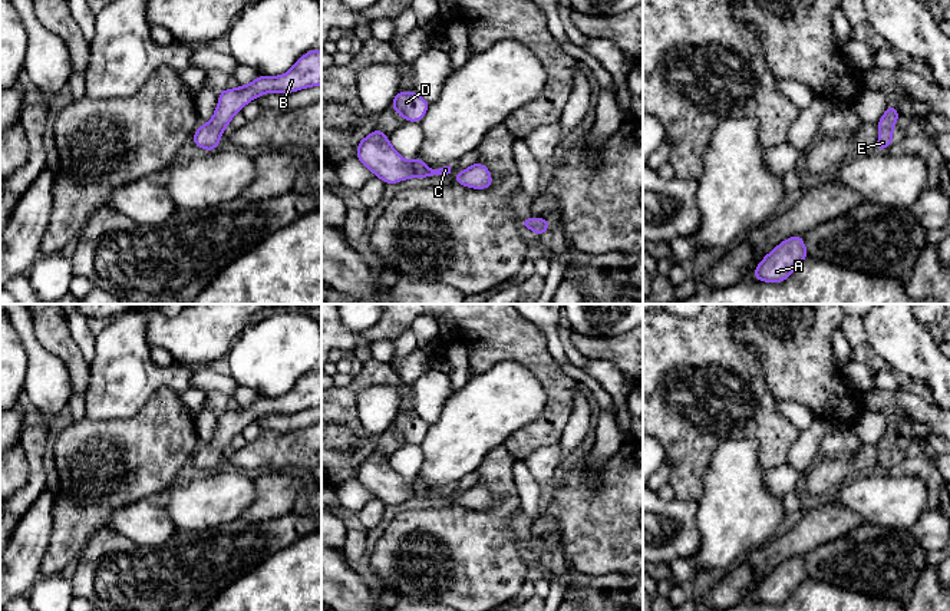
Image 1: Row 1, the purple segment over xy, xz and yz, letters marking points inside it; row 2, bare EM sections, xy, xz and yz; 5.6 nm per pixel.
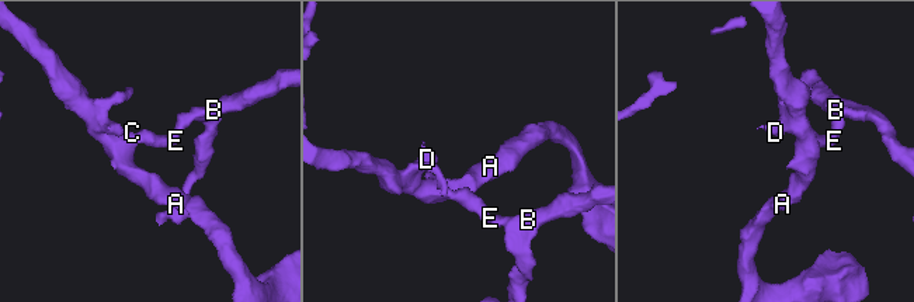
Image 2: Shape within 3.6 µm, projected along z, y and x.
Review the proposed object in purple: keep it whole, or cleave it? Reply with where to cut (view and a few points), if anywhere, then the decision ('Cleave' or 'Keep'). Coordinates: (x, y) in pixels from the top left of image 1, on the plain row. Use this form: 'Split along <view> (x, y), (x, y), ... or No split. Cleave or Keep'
No split. Keep

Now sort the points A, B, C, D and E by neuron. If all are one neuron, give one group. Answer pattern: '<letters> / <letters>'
A B C D E

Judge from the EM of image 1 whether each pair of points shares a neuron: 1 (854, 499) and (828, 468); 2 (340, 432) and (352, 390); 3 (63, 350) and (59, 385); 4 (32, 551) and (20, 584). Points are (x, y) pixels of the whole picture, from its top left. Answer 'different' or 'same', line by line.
1: different
2: different
3: different
4: same

